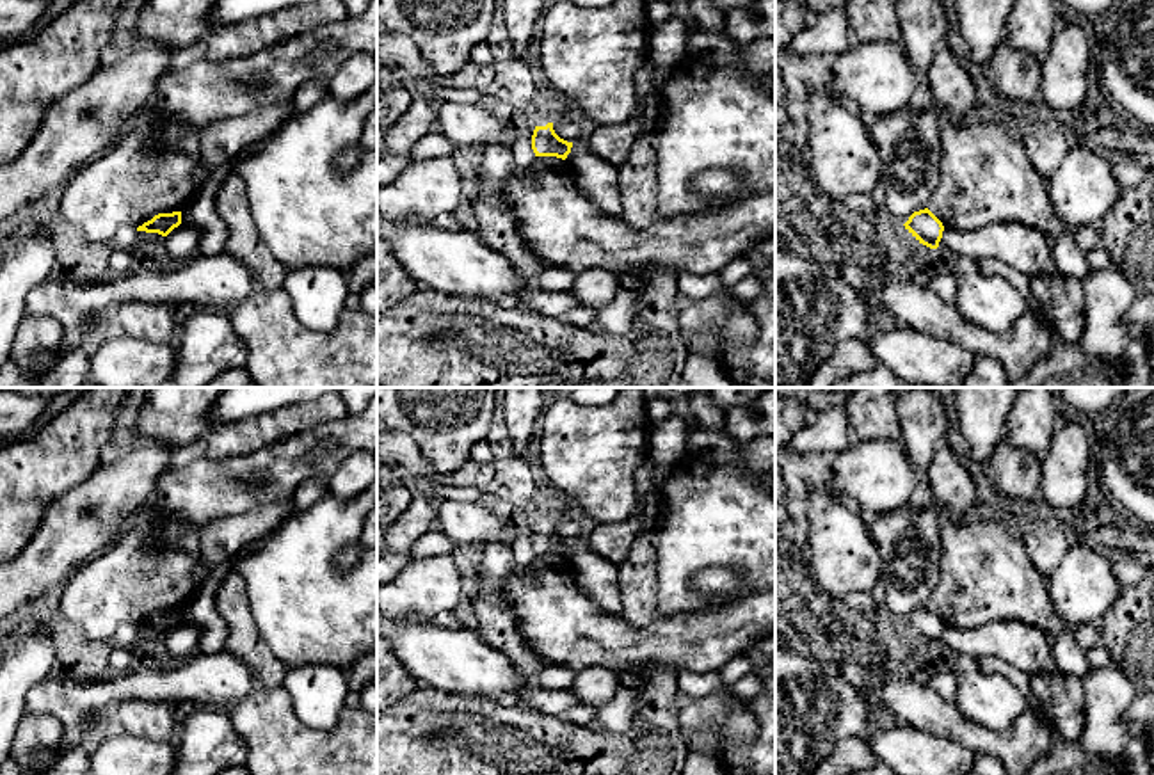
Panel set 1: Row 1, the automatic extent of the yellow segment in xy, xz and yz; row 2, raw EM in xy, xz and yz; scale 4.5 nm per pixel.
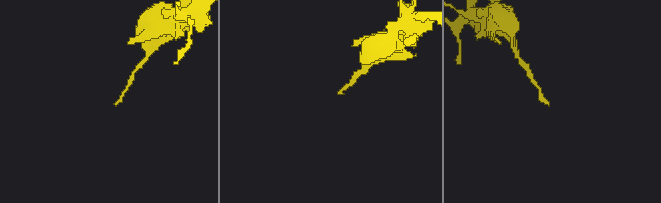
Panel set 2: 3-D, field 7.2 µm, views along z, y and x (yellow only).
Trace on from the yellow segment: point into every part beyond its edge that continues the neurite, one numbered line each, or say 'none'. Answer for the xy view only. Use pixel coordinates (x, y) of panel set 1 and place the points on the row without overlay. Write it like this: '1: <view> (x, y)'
none

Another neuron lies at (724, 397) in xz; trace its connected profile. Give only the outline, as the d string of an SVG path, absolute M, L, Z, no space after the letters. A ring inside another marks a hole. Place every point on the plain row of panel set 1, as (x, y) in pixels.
M706 388L708 396L724 411L736 405L750 405L775 388Z

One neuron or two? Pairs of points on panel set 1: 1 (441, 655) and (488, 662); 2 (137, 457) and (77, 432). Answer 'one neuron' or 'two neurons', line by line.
1: one neuron
2: two neurons

